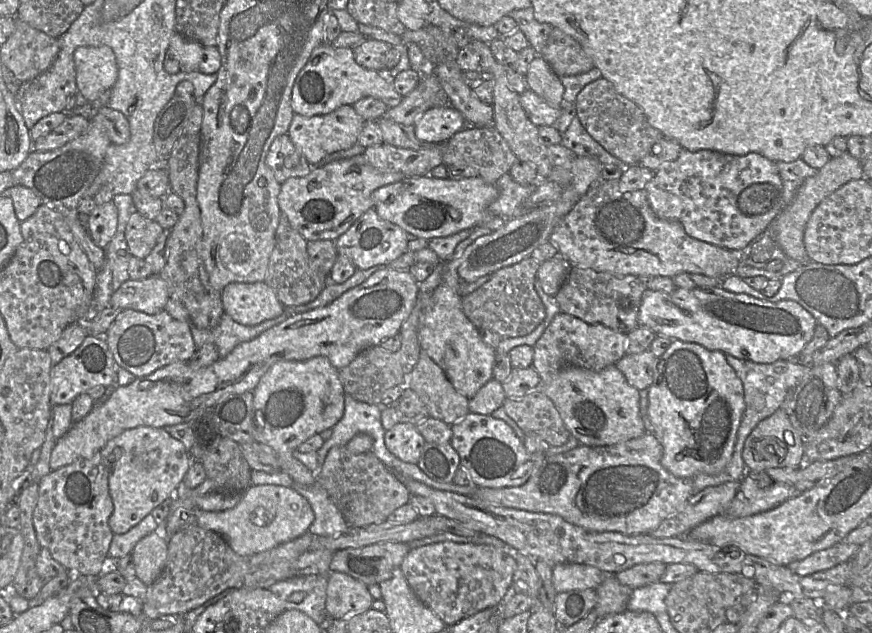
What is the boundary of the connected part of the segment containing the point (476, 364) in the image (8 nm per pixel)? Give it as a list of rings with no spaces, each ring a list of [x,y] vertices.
[[[588,156],[576,157],[568,167],[553,167],[547,180],[562,187],[562,194],[557,201],[526,211],[522,216],[507,221],[503,227],[475,240],[465,249],[462,256],[452,257],[444,263],[442,280],[433,291],[431,308],[423,314],[418,340],[421,350],[444,371],[453,387],[468,399],[493,379],[496,352],[483,342],[479,330],[464,314],[461,290],[483,276],[530,257],[537,247],[548,242],[557,223],[600,179],[602,167],[599,161]]]

